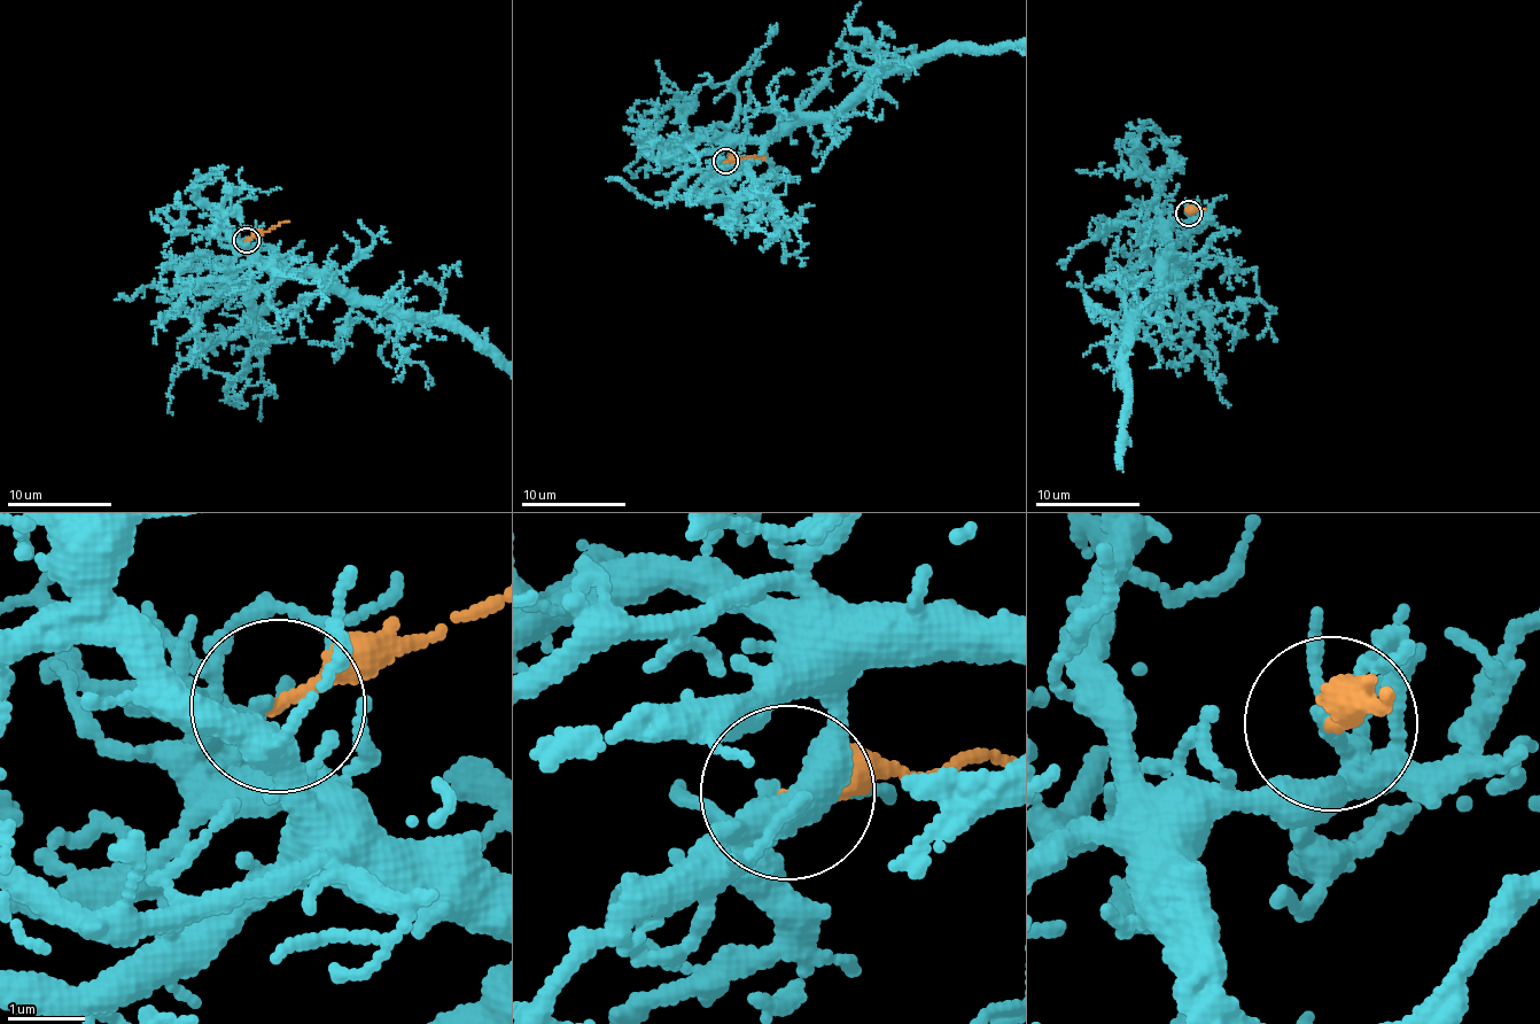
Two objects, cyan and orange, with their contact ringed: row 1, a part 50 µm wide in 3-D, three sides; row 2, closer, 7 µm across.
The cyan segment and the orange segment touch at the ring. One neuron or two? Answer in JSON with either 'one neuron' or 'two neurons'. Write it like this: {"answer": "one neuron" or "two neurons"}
{"answer": "two neurons"}

